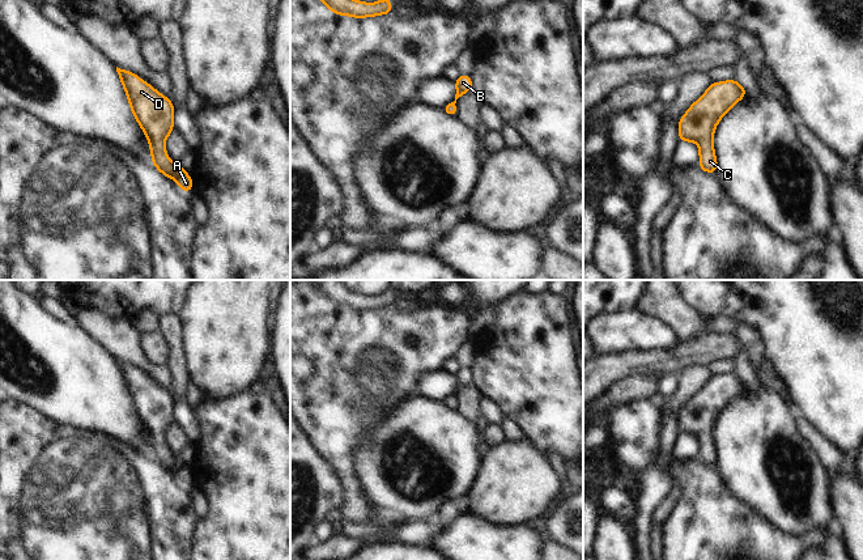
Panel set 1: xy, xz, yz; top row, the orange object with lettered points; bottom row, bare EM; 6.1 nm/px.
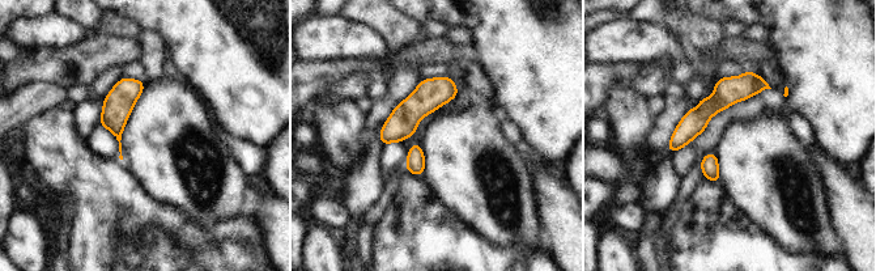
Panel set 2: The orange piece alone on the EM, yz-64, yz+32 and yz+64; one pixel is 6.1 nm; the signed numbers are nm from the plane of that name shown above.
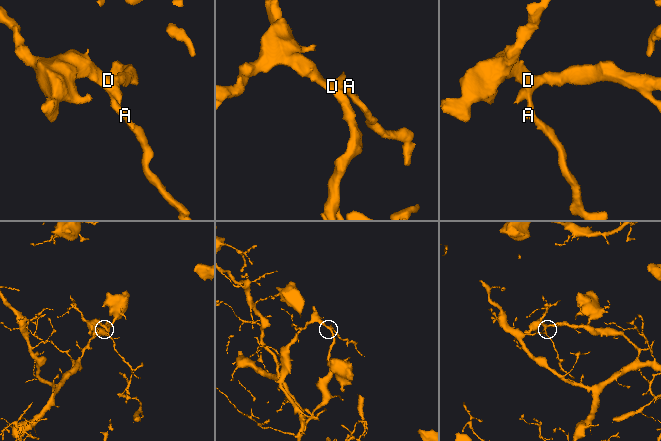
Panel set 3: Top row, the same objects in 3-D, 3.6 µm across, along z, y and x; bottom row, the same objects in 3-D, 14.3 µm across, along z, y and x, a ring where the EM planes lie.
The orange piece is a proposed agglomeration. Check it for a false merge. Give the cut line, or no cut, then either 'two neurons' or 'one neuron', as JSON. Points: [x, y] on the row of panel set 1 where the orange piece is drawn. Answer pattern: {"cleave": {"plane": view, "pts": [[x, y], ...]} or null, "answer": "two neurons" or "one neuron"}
{"cleave": null, "answer": "one neuron"}

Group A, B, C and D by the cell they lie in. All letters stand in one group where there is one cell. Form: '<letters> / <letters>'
A B C D

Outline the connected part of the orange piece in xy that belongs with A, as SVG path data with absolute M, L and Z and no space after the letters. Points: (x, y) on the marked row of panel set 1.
M116 67L127 93L131 110L141 126L152 152L153 165L167 178L174 178L183 192L194 192L192 178L179 165L170 161L165 150L163 140L174 130L174 105L148 82L129 72Z

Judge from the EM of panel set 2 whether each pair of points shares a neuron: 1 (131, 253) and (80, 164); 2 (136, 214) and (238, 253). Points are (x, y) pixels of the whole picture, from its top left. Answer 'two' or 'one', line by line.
1: one
2: one

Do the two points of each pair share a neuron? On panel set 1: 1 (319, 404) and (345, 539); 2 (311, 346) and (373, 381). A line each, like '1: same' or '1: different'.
1: different
2: same

